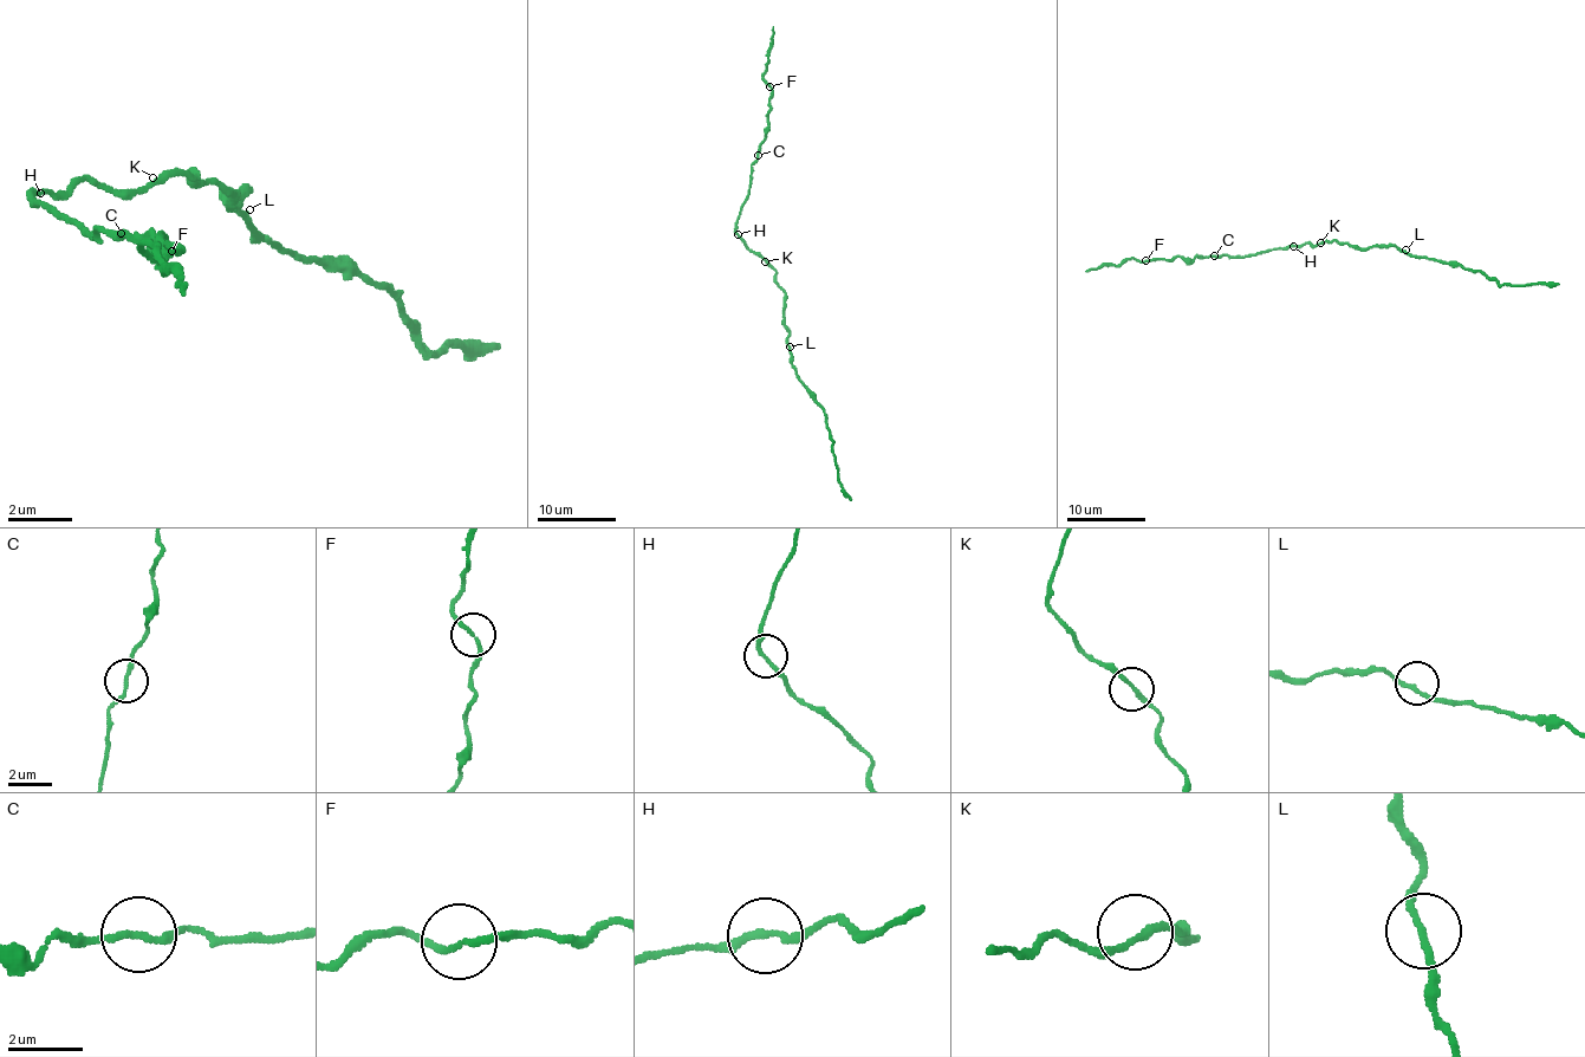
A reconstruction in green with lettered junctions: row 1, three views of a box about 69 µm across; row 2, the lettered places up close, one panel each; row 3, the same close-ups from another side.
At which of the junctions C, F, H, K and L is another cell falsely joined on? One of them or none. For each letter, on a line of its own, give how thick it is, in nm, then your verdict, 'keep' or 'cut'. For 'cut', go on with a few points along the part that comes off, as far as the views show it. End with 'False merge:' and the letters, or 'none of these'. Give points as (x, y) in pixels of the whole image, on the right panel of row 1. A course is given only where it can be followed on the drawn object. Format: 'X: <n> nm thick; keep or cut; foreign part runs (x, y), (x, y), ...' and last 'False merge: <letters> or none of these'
C: 170 nm thick; keep
F: 160 nm thick; keep
H: 160 nm thick; keep
K: 170 nm thick; keep
L: 160 nm thick; keep
False merge: none of these

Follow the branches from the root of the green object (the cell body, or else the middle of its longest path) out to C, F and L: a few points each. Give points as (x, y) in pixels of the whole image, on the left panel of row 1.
C: (161, 185), (105, 193), (80, 177), (65, 193), (33, 193), (33, 201), (89, 233), (121, 233)
F: (161, 185), (105, 193), (80, 177), (33, 201), (89, 233), (153, 233), (153, 250), (161, 233), (169, 250)
L: (161, 185), (193, 177), (193, 169), (233, 201), (225, 193), (249, 193), (241, 201), (249, 209)

